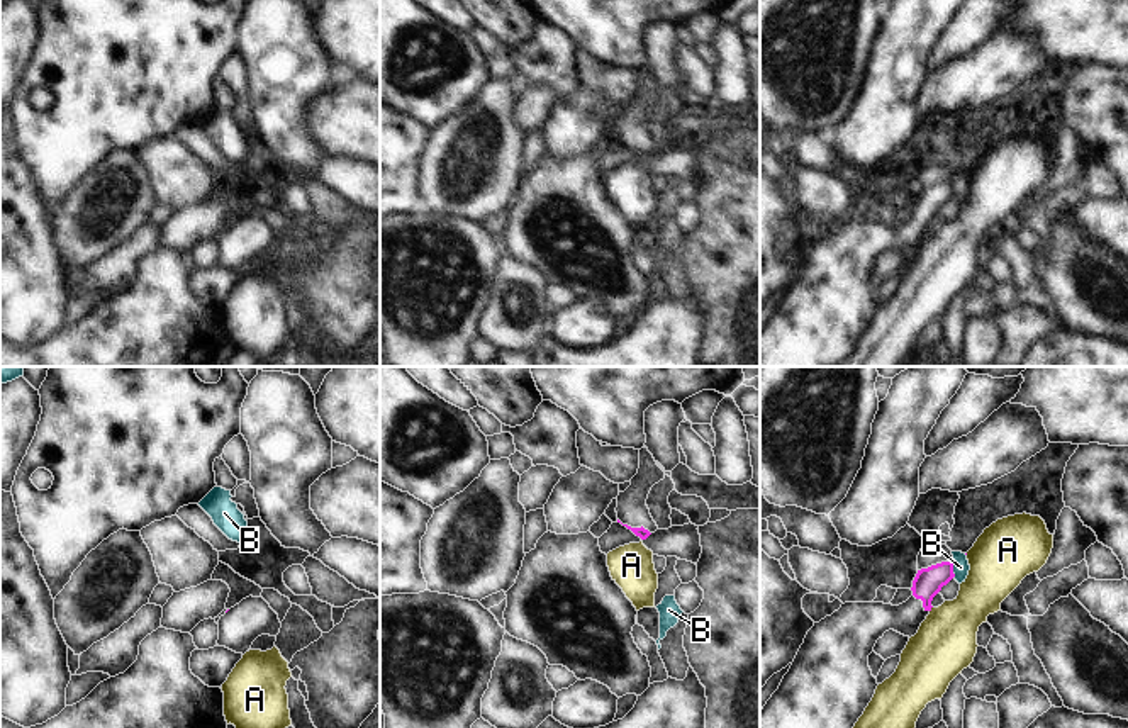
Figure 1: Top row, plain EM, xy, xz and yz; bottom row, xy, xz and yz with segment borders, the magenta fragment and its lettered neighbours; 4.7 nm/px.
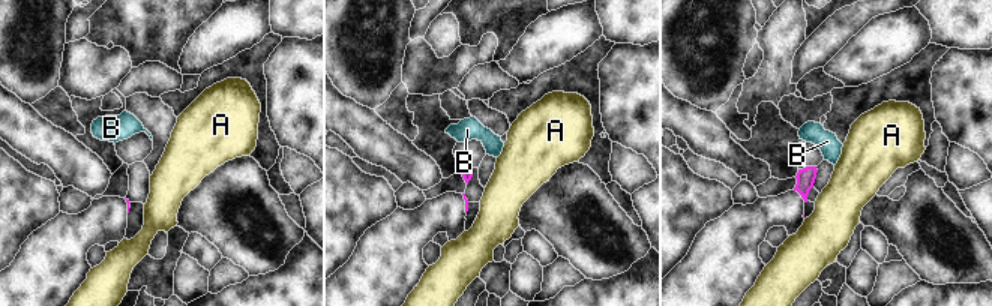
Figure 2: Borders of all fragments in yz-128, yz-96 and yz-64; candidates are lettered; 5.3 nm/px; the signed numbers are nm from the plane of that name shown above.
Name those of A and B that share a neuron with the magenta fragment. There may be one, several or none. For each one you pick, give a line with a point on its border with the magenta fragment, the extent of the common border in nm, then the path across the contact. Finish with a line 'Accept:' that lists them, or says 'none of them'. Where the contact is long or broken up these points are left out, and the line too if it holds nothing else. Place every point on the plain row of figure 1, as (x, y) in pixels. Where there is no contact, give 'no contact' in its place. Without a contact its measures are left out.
Accept: none of them

